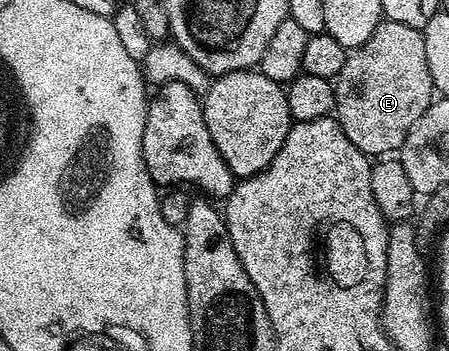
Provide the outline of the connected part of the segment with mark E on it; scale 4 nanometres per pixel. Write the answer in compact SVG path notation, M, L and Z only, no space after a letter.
M387 19L373 29L369 41L354 48L348 54L341 73L334 79L335 109L334 118L339 128L357 145L357 149L368 157L387 157L402 148L405 137L417 125L417 121L429 109L433 102L433 84L429 73L429 61L425 57L423 32L418 27L401 25Z

